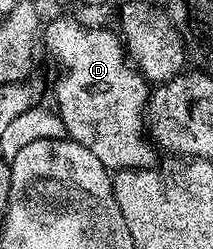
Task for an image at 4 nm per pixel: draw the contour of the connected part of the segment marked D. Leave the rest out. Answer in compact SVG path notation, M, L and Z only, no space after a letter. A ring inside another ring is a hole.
M52 20L43 25L42 28L42 48L45 48L50 55L60 64L62 72L59 74L56 80L56 106L57 115L63 122L65 135L82 145L93 154L94 157L98 158L102 162L104 168L109 171L120 171L122 169L134 169L134 168L151 168L157 162L156 156L158 157L157 149L154 147L151 139L146 135L146 112L145 108L148 103L150 95L150 84L137 72L134 66L128 64L126 57L126 49L124 47L124 41L115 31L107 32L104 28L83 28L76 20Z

